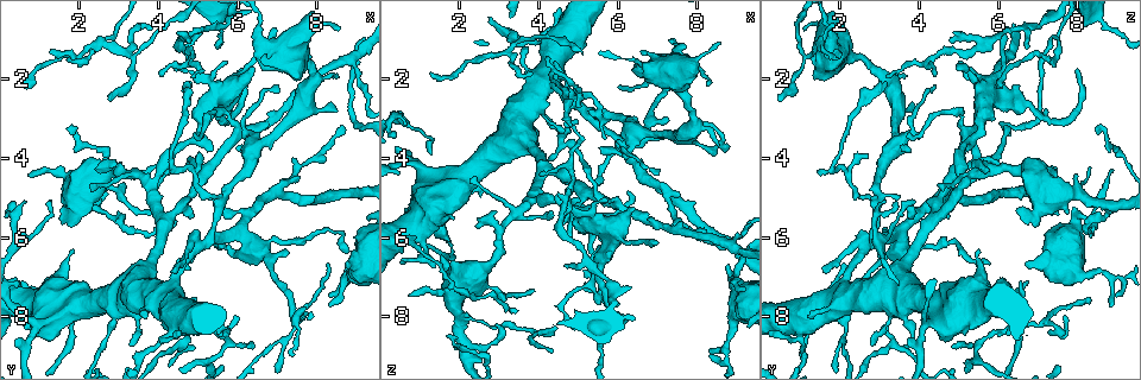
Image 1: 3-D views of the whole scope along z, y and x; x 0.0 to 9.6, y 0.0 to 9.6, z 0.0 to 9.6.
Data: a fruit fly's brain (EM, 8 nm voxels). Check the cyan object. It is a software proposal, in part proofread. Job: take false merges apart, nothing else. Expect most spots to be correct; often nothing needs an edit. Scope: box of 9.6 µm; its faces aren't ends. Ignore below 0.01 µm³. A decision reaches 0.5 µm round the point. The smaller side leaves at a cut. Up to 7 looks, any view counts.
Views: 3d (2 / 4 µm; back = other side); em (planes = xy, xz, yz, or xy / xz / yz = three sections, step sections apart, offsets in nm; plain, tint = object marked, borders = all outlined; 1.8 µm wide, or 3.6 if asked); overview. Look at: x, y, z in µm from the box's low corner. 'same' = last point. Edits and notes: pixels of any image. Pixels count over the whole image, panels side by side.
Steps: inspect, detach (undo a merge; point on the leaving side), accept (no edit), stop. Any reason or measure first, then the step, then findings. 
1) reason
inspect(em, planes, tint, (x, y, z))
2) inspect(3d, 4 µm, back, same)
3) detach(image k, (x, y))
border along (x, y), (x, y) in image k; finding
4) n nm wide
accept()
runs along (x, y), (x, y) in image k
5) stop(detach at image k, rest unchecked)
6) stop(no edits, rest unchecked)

sharp bend
inspect(em, 3.6 µm, planes, tint, (3.55, 7.05, 3.40))

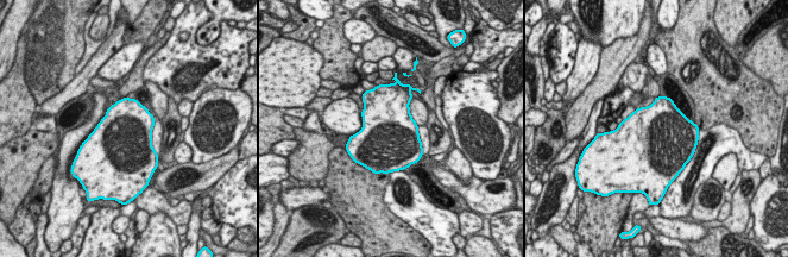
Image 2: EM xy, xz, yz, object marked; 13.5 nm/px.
800 nm wide
accept()
all the same neuron

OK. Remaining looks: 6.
abrupt turn
inspect(em, yz, step 16, tint, (5.30, 9.10, 5.55))

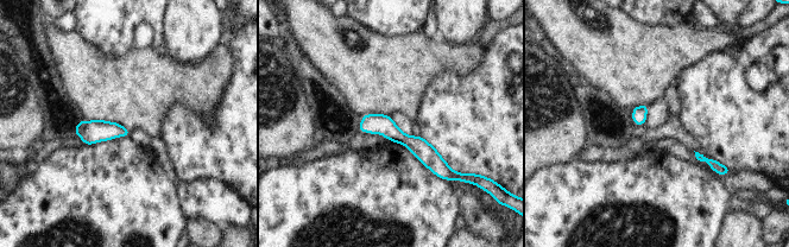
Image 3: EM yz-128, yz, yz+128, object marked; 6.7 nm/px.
inspect(em, planes, borders, same)

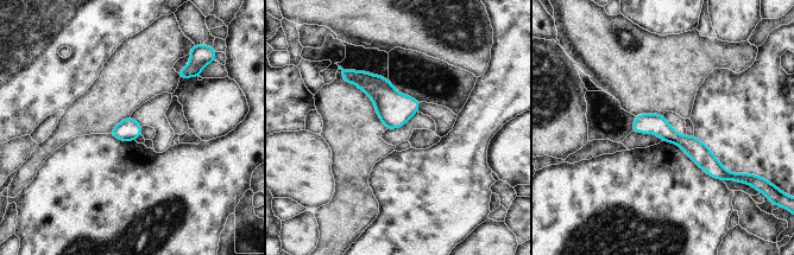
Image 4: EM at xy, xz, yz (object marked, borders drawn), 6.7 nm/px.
accept()
runs along (638, 118), (691, 145), (719, 169) in image 4; one neuron here

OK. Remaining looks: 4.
sudden change in width
inspect(3d, 4 µm, (1.05, 7.80, 5.40))

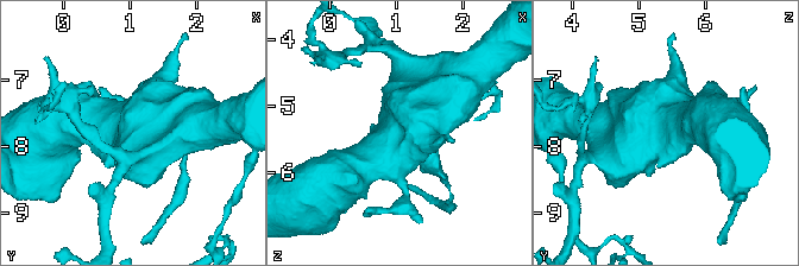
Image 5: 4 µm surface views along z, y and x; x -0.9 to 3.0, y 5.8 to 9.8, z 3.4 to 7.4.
shape alone is not enough
inspect(em, 3.6 µm, planes, plain, (1.00, 7.80, 5.40))

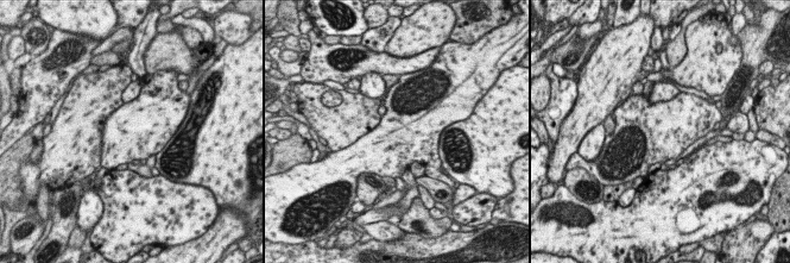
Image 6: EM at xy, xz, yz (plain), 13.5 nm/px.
inspect(em, 3.6 µm, planes, borders, same)

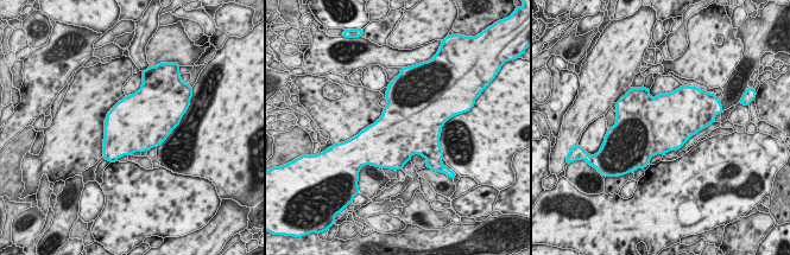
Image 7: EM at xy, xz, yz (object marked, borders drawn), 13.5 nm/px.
accept()
continuous, no second neuron

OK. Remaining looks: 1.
stop(no edits, rest unchecked)

